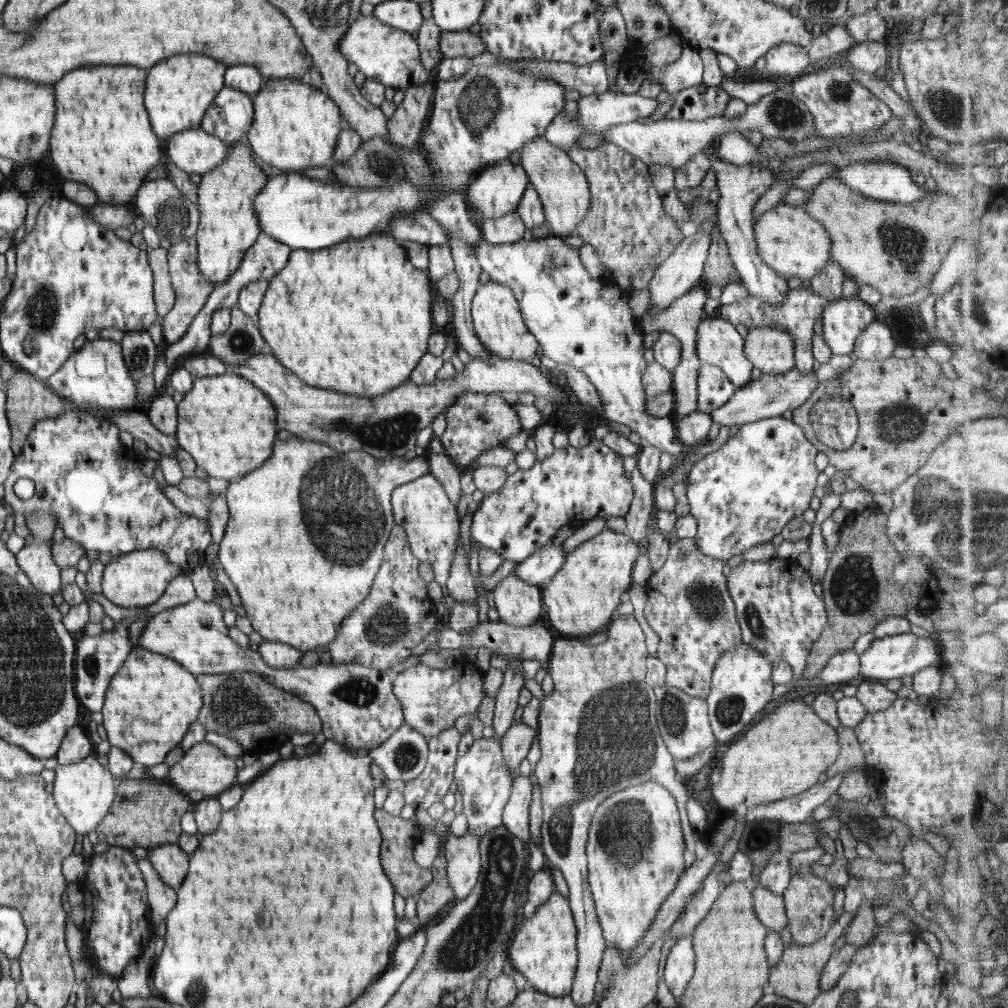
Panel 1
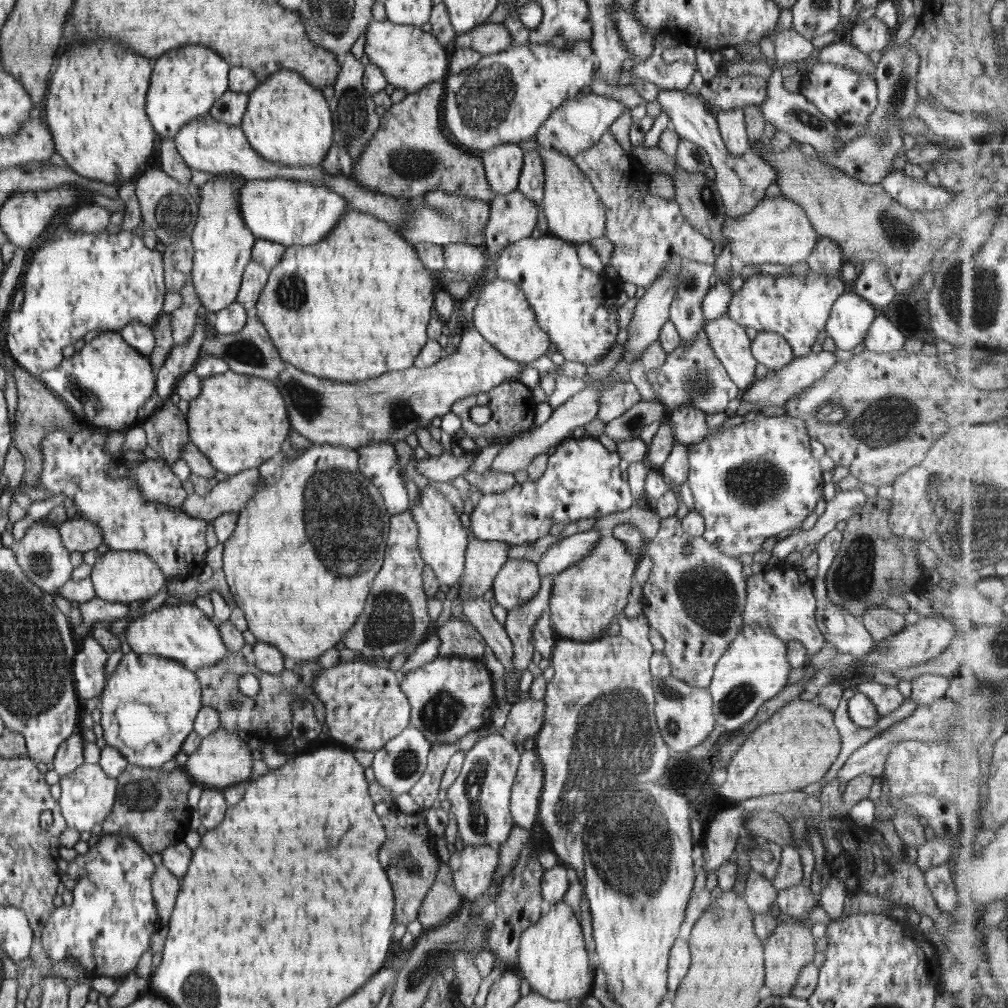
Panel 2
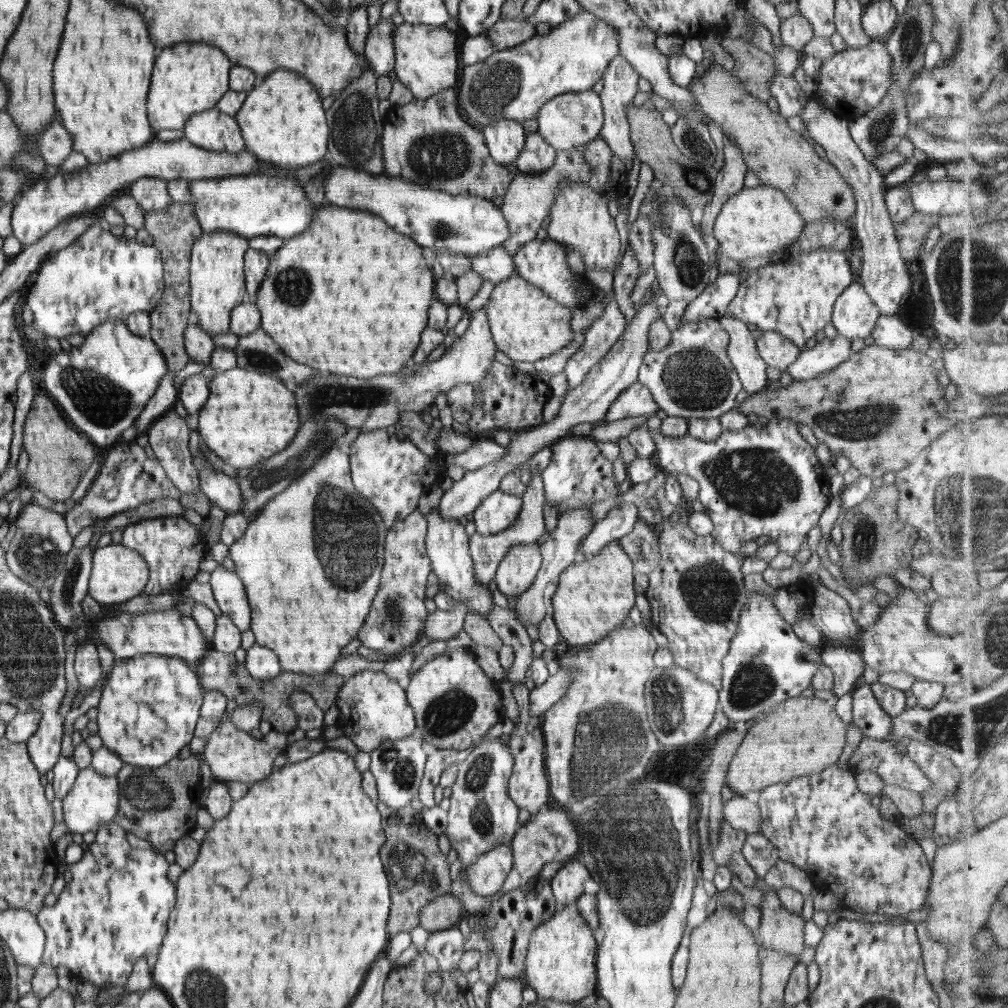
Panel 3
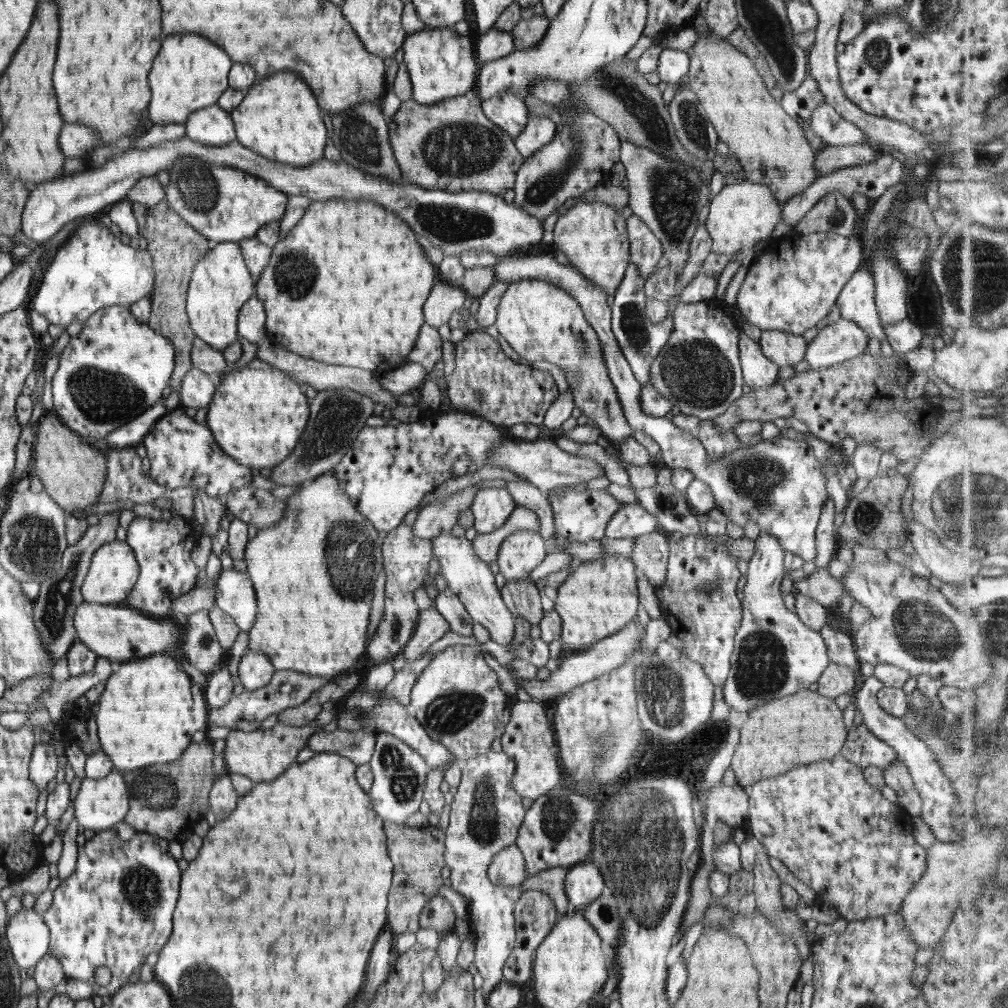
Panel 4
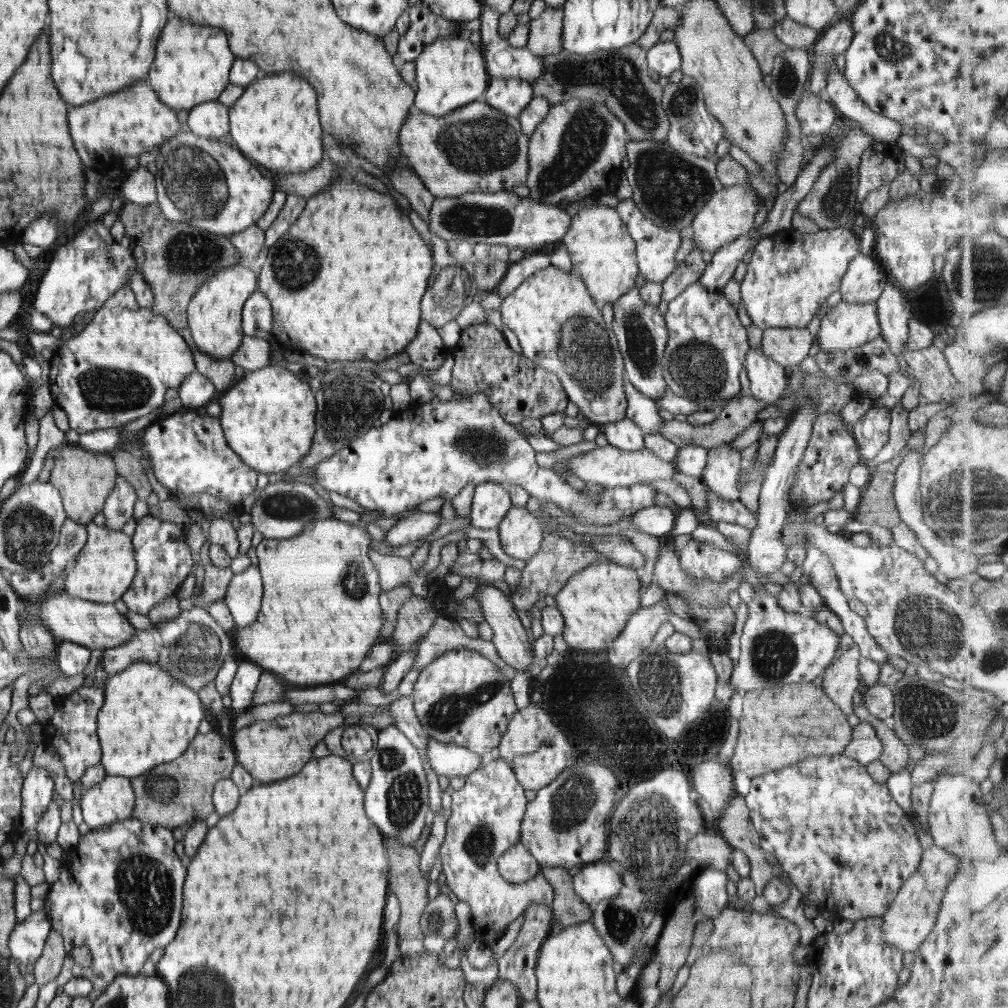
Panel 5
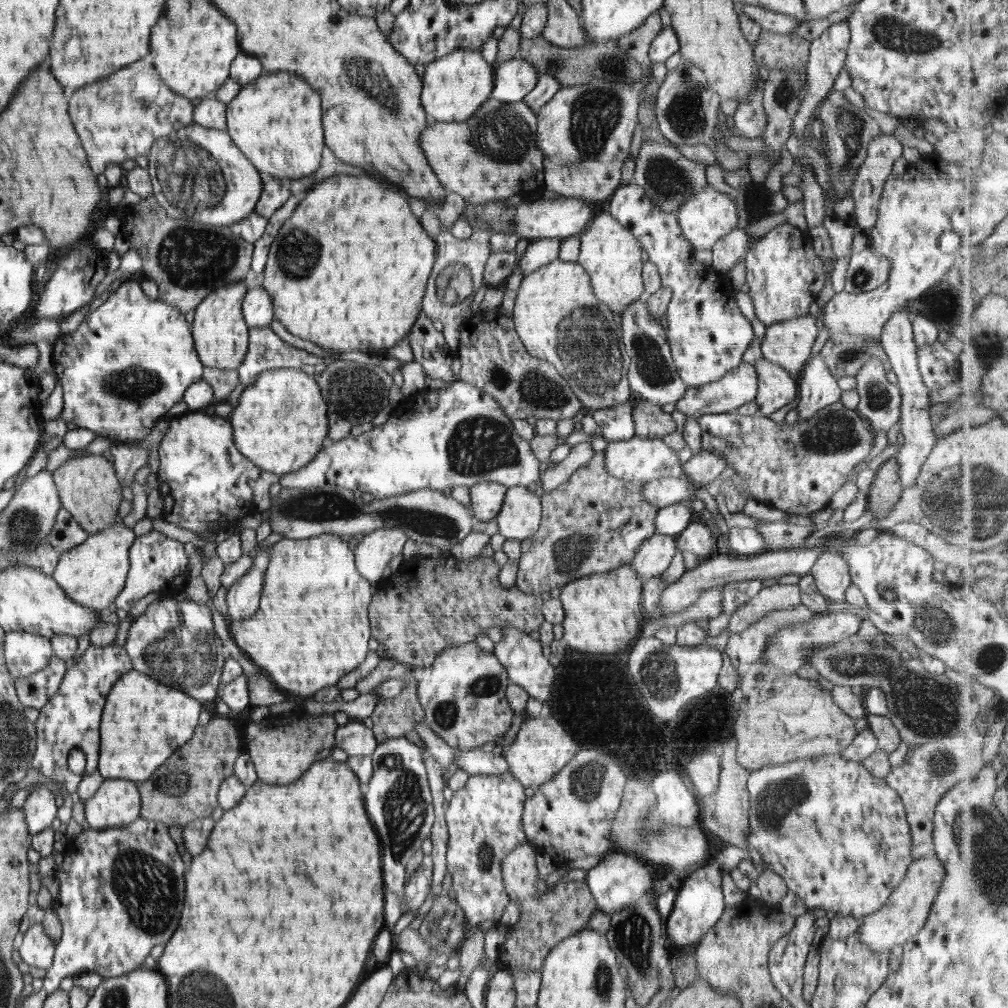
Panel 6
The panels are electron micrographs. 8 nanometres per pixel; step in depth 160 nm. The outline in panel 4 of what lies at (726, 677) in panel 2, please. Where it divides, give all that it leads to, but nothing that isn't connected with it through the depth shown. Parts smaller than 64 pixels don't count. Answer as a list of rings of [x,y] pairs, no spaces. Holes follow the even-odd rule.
[[[761,532],[755,539],[756,552],[748,562],[747,582],[741,606],[743,620],[735,637],[735,648],[730,658],[731,668],[727,681],[723,686],[726,704],[736,712],[750,712],[761,704],[790,696],[801,690],[808,689],[820,679],[822,672],[829,666],[826,644],[820,633],[806,627],[800,622],[795,612],[788,611],[781,594],[781,582],[784,574],[784,549],[771,535]]]

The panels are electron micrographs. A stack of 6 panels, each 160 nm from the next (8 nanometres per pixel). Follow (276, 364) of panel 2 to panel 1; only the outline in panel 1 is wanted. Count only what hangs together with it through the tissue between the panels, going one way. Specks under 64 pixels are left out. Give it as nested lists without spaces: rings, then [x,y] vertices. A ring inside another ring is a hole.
[[[238,306],[231,307],[230,326],[222,334],[211,338],[207,354],[220,359],[228,366],[244,364],[252,355],[269,351],[260,329],[254,326],[254,321],[250,316],[245,315]]]

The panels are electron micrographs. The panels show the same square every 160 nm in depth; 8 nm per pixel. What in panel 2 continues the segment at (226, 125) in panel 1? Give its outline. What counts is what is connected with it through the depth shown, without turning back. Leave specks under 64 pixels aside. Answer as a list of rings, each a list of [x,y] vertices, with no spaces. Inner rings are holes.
[[[226,91],[209,110],[210,117],[232,126],[240,126],[248,106],[249,93]]]

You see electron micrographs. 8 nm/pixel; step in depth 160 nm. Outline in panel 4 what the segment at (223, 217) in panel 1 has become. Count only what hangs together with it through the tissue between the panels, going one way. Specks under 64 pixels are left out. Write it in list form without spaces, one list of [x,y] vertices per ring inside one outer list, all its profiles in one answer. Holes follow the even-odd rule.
[[[237,242],[213,243],[208,256],[193,268],[187,288],[186,312],[196,337],[219,351],[237,341],[240,307],[255,294],[255,282],[246,267]]]

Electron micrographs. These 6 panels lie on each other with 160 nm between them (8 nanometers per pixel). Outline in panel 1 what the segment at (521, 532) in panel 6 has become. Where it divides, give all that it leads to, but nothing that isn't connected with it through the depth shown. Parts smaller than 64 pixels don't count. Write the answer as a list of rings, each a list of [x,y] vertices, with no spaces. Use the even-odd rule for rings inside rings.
[[[512,573],[496,585],[493,593],[501,622],[524,627],[542,621],[544,607],[539,585],[528,584]]]

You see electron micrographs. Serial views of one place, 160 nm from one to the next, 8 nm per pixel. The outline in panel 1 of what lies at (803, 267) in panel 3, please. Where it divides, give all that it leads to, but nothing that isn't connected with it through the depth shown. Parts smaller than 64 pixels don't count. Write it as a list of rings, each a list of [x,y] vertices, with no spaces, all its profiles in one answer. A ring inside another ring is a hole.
[[[811,287],[789,289],[783,302],[771,304],[762,302],[761,298],[756,298],[751,294],[748,297],[728,305],[720,305],[718,316],[730,321],[734,326],[744,324],[750,327],[770,327],[786,331],[794,337],[795,342],[795,367],[802,374],[809,374],[814,368],[814,357],[812,356],[812,336],[814,336],[814,324],[816,319],[823,313],[824,307],[829,303],[827,298],[816,294]]]

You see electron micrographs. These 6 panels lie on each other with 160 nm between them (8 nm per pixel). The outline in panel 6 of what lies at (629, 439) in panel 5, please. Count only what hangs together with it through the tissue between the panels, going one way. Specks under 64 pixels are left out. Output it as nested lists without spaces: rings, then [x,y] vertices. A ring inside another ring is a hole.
[[[634,400],[616,407],[590,412],[597,422],[598,433],[608,441],[628,440],[635,436]]]

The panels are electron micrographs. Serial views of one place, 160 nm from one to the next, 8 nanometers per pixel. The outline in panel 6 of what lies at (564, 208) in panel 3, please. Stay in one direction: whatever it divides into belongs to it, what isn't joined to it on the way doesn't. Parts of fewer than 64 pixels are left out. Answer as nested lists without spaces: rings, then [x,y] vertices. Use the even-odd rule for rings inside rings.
[[[610,213],[594,215],[578,237],[580,239],[580,256],[576,262],[589,274],[593,293],[611,311],[624,315],[624,310],[628,305],[634,303],[635,300],[644,298],[640,242]]]

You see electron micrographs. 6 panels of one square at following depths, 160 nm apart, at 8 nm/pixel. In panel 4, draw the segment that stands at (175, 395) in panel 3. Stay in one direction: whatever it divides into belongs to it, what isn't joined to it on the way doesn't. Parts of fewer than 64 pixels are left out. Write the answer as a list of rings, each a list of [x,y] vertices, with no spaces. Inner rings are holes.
[[[160,398],[156,404],[152,404],[142,415],[132,419],[127,425],[113,430],[105,438],[110,449],[124,449],[140,444],[151,428],[170,410],[164,405],[164,398]]]

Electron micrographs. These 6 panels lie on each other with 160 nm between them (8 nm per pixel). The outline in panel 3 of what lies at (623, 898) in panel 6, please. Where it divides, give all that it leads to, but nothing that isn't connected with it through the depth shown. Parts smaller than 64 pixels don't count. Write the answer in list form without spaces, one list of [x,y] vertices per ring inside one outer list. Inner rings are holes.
[[[580,861],[565,862],[550,881],[555,902],[563,905],[576,902],[583,893],[584,882],[590,877],[589,870]]]

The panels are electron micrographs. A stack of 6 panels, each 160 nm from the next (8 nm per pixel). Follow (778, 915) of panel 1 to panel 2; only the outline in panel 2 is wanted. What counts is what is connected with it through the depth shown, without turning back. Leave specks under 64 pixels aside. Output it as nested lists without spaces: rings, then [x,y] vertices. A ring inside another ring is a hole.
[[[751,869],[746,877],[745,899],[751,912],[756,914],[769,913],[772,902],[777,900],[777,888],[772,881]]]

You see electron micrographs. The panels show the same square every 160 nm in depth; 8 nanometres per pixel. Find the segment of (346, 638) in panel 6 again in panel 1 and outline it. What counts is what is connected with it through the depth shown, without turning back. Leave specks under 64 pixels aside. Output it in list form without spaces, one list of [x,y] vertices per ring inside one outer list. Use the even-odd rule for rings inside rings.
[[[297,437],[276,442],[273,455],[262,467],[258,467],[252,473],[247,473],[238,482],[230,483],[224,494],[229,508],[229,519],[223,537],[219,542],[218,560],[222,563],[222,568],[236,587],[238,594],[240,594],[242,600],[241,612],[249,618],[253,630],[265,641],[284,643],[297,648],[300,652],[314,650],[316,646],[332,643],[345,618],[354,612],[368,597],[373,580],[382,564],[383,548],[390,536],[392,527],[395,525],[393,510],[391,509],[392,491],[397,486],[416,480],[430,472],[431,468],[426,454],[411,460],[406,460],[403,457],[392,457],[379,461],[378,458],[374,458],[366,452],[340,452],[329,445]],[[314,530],[320,532],[320,546],[314,542]]]

